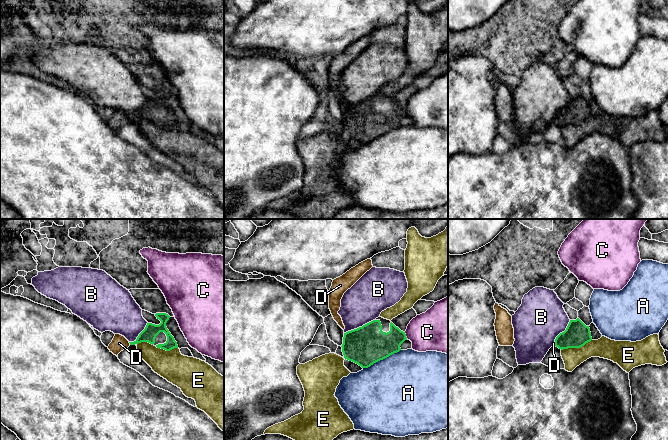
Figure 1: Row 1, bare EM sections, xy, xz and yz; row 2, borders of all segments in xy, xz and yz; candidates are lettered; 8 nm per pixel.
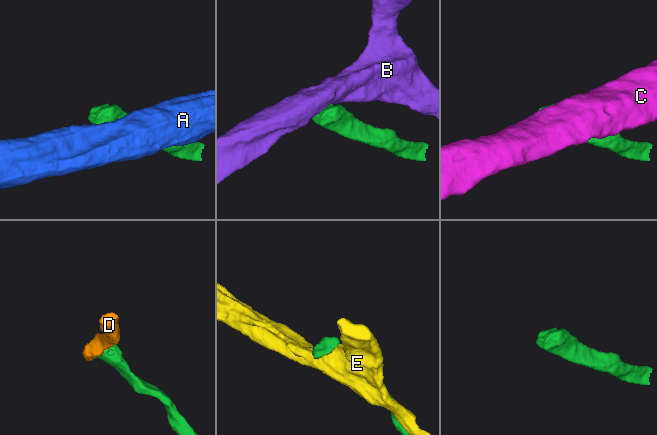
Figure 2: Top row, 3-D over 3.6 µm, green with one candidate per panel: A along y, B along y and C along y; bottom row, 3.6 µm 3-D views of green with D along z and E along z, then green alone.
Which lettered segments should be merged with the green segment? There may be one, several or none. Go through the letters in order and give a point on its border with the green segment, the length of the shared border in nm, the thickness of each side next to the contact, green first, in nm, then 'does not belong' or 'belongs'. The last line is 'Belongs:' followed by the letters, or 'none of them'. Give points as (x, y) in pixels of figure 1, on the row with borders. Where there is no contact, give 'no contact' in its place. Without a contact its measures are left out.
A: xz (381, 359) | 340 nm | 320/500 nm | does not belong
B: xz (359, 327) | 280 nm | 320/320 nm | does not belong
C: xz (405, 335) | 60 nm | 240/340 nm | does not belong
D: xy (129, 342) | 30 nm | 120/130 nm | belongs
E: yz (576, 347) | 260 nm | 200/160 nm | does not belong
Belongs: D

